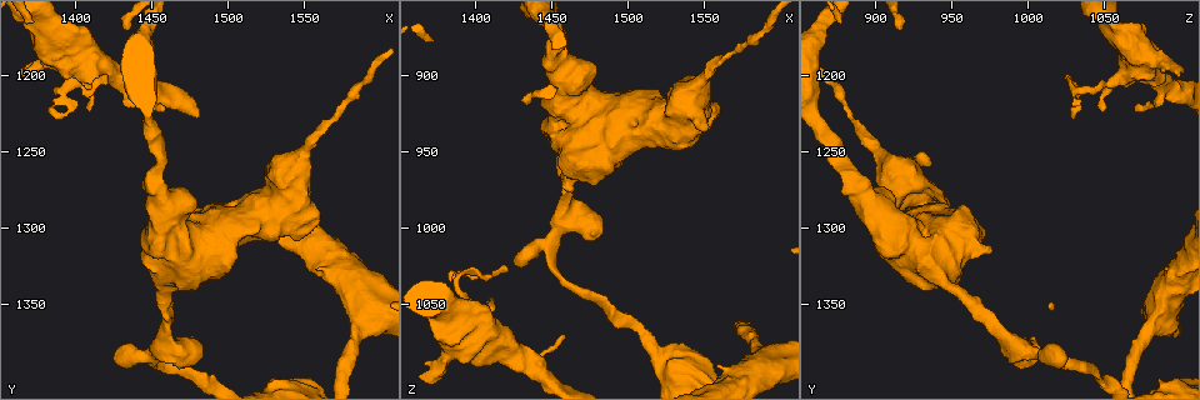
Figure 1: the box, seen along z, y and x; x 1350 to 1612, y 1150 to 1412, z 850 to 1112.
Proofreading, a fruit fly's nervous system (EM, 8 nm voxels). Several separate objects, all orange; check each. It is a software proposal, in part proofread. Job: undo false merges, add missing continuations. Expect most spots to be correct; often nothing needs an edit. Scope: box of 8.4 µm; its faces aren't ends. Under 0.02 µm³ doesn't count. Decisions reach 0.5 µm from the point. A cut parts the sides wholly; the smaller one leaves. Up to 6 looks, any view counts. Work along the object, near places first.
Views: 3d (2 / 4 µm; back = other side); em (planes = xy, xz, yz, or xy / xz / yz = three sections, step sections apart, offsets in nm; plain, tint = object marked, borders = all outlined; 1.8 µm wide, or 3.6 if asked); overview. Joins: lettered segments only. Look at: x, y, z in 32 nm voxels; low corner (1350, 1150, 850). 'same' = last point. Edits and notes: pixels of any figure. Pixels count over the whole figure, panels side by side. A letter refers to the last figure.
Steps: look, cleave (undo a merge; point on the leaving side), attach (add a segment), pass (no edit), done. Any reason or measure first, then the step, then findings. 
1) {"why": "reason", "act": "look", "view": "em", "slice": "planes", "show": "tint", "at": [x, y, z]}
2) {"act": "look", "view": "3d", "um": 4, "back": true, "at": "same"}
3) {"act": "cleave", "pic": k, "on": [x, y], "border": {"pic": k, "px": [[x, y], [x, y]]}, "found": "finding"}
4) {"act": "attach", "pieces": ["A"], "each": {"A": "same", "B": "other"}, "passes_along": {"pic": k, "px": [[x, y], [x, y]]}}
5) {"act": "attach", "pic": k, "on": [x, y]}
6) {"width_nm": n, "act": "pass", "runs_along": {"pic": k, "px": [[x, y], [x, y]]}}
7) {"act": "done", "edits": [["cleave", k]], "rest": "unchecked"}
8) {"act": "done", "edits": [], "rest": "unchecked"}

{"why": "sudden change in width", "act": "look", "view": "em", "slice": "planes", "show": "plain", "at": [1390, 1210, 1044]}

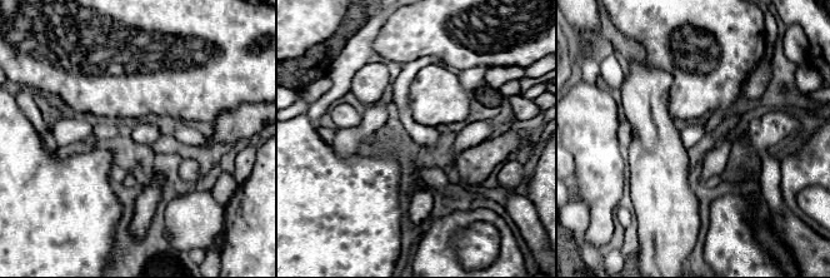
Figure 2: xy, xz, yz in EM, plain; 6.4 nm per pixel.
{"act": "look", "view": "em", "slice": "planes", "show": "borders", "at": "same"}

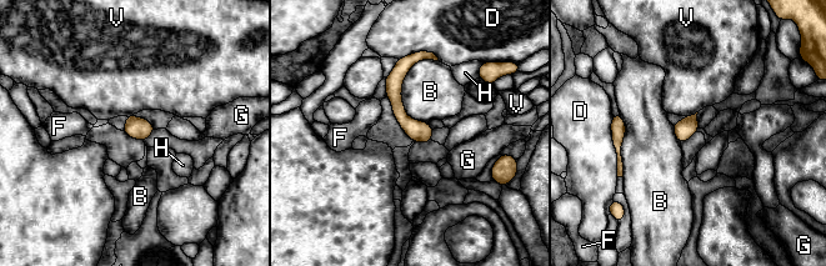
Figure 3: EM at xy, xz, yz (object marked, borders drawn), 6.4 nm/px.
{"longest_contact_nm": ["B", 420], "act": "pass", "each": {"B": "other", "D": "other", "F": "other", "G": "other", "H": "other", "V": "other"}, "runs_along": {"pic": 3, "px": [[416, 58], [395, 99], [422, 140]]}, "found": "continuous, no second neuron"}

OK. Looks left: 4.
{"why": "thick end", "act": "look", "view": "3d", "um": 4, "back": true, "at": [1456, 1312, 974]}

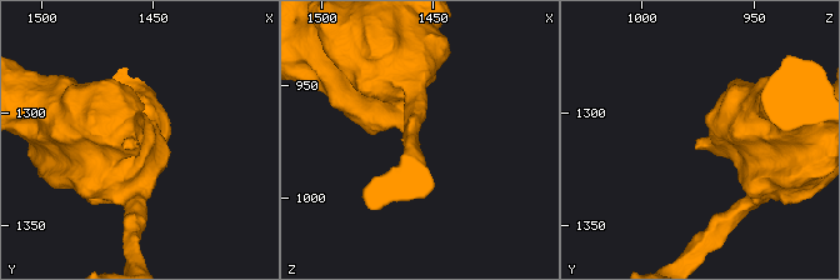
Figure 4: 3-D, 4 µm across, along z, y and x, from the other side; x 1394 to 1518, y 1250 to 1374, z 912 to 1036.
{"act": "look", "view": "em", "um": 3.6, "slice": "xz", "step": 16, "show": "tint", "at": [1458, 1313, 974]}

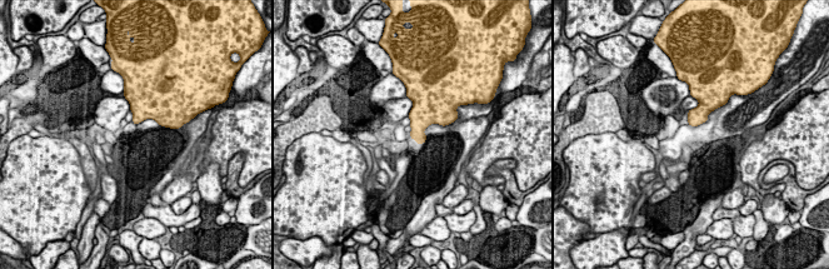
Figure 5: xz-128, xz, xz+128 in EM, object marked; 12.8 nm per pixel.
{"act": "look", "view": "em", "um": 3.6, "slice": "planes", "show": "borders", "at": "same"}

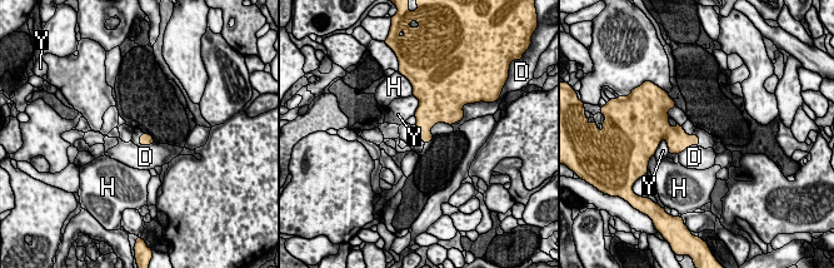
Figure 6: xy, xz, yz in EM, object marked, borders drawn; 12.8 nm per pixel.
{"act": "pass", "each": {"D": "other", "H": "other", "Y": "other"}, "border": {"pic": 6, "px": [[697, 144], [692, 144], [678, 153]]}, "found": "no lettered segment goes on from it"}

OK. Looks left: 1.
{"act": "done", "edits": [], "rest": "unchecked"}

